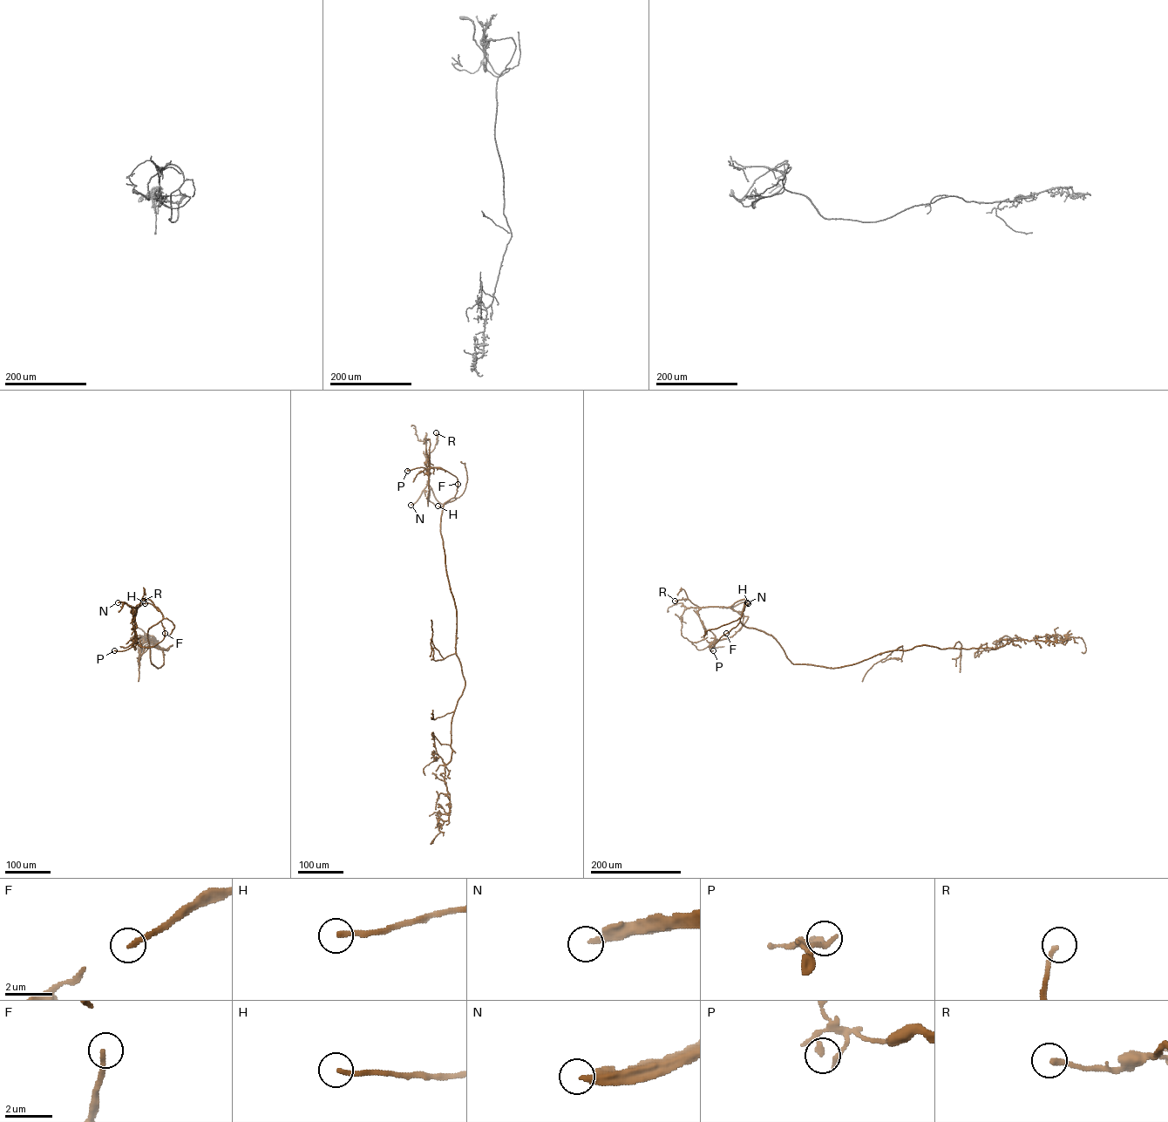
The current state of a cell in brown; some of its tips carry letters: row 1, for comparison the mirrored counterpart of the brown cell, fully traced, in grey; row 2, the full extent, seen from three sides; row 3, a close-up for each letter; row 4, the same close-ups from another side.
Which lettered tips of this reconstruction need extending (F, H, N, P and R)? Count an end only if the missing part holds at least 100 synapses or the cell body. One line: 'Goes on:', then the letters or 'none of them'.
Goes on: N

